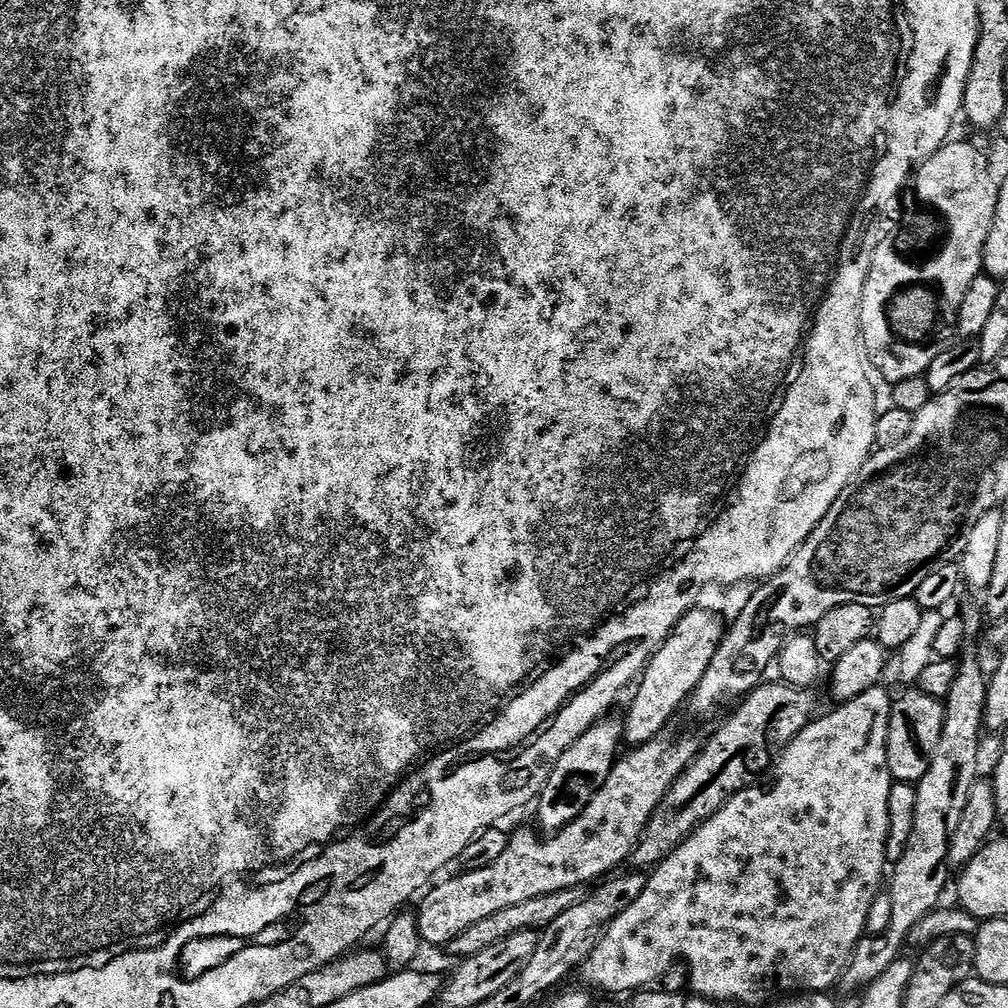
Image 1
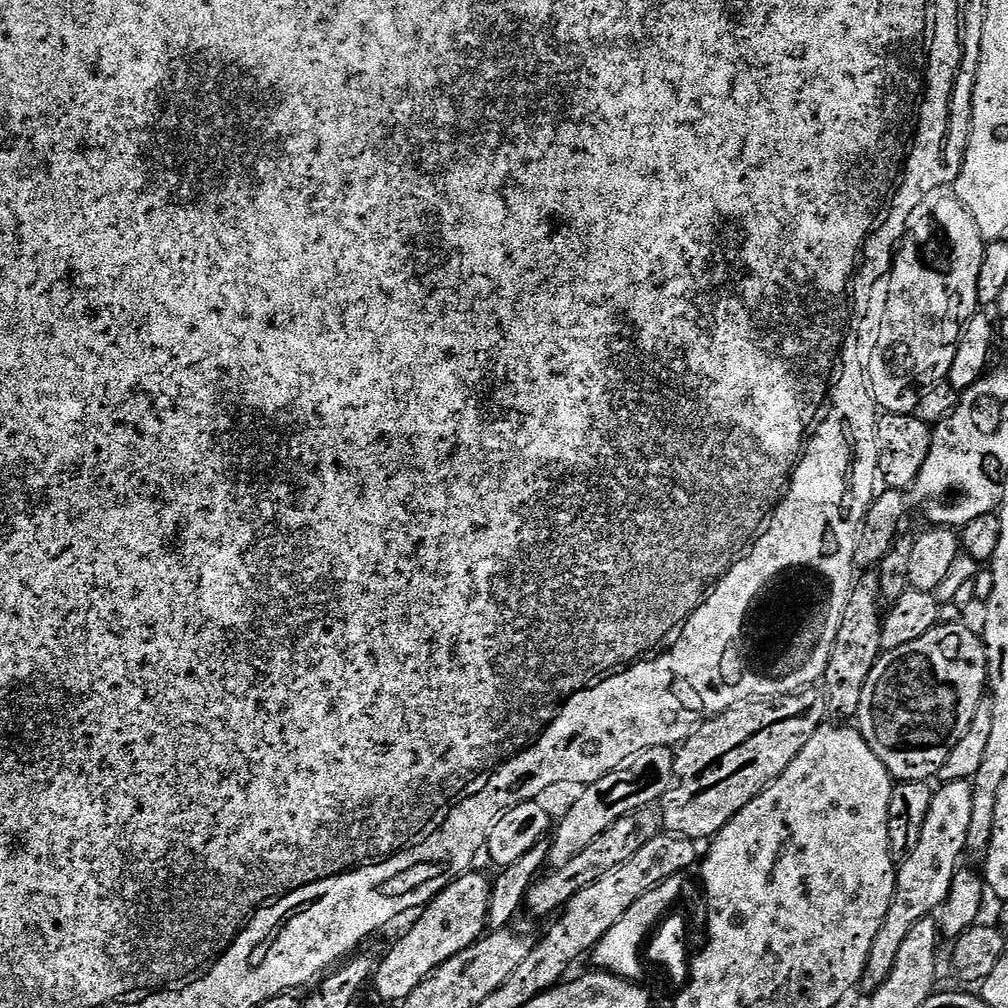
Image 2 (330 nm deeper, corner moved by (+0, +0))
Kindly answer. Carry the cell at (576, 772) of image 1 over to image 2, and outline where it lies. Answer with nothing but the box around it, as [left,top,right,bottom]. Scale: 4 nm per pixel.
[372,870,491,1003]

